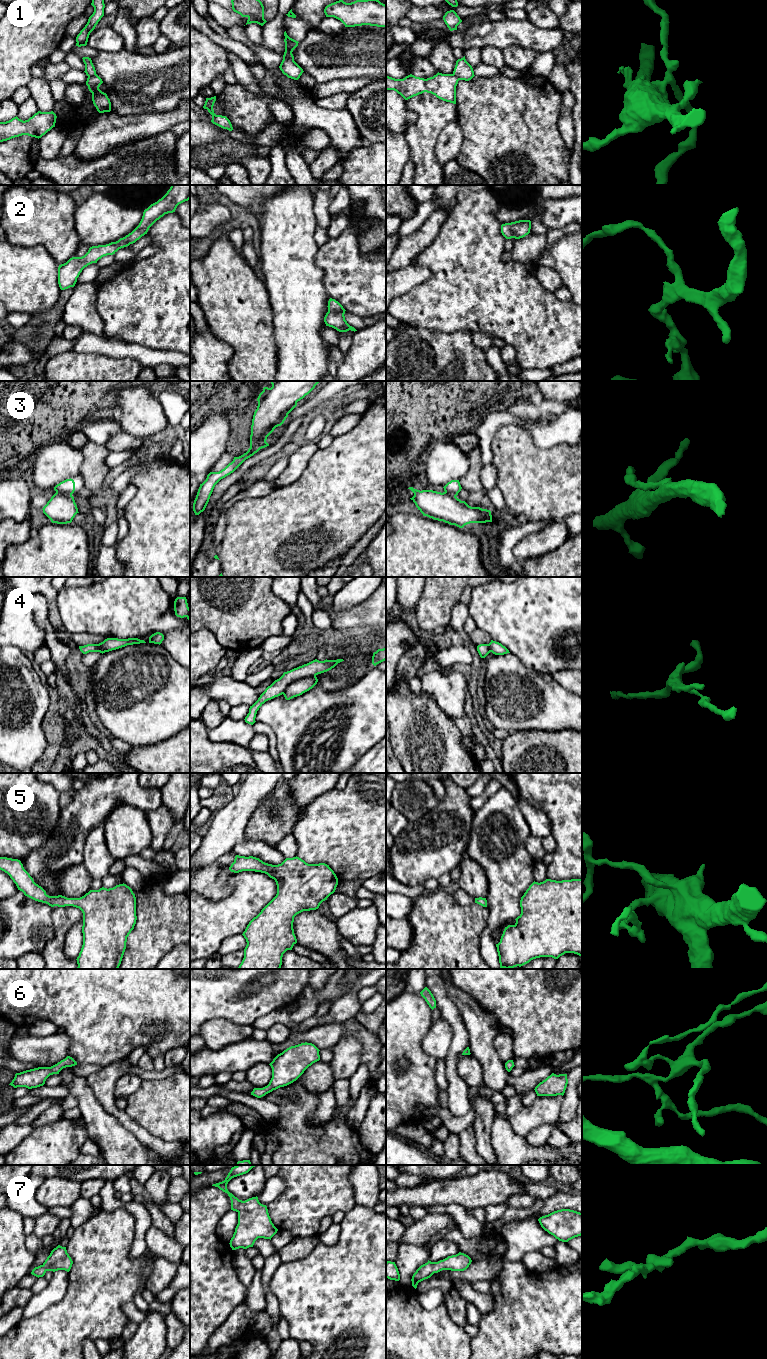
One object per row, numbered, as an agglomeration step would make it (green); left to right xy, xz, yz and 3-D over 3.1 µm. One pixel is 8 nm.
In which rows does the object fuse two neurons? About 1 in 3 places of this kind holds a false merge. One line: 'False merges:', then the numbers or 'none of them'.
False merges: 1

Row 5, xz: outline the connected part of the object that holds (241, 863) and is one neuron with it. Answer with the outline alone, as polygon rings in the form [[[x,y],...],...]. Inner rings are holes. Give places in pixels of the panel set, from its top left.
[[[236,855],[229,870],[265,873],[277,885],[276,896],[242,934],[247,945],[237,969],[280,969],[283,954],[297,943],[294,917],[303,911],[318,909],[335,892],[336,874],[325,863],[308,864],[297,856],[272,865],[253,856]]]

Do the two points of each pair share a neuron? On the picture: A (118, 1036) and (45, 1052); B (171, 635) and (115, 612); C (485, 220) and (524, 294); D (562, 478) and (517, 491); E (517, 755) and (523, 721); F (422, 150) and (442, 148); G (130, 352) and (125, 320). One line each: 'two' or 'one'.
A: two
B: one
C: one
D: one
E: two
F: two
G: two

